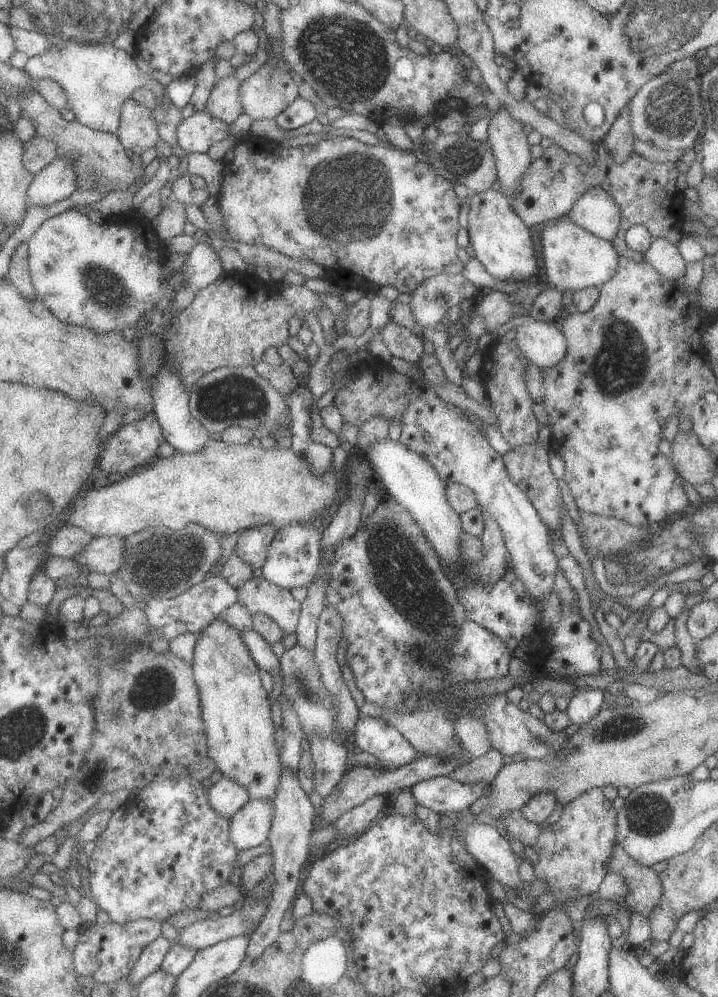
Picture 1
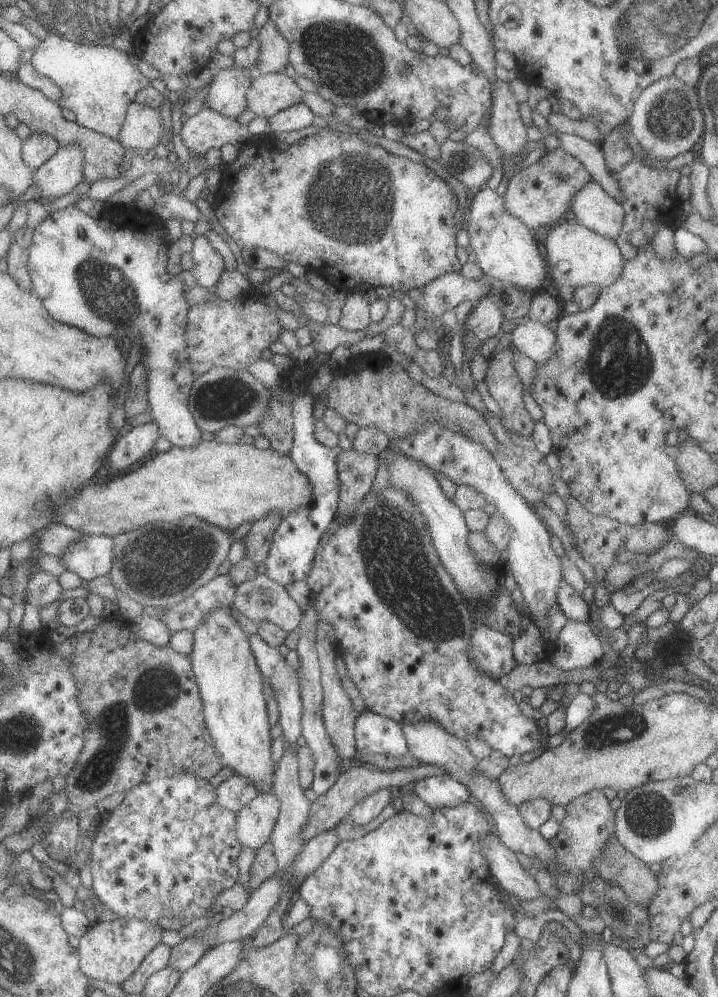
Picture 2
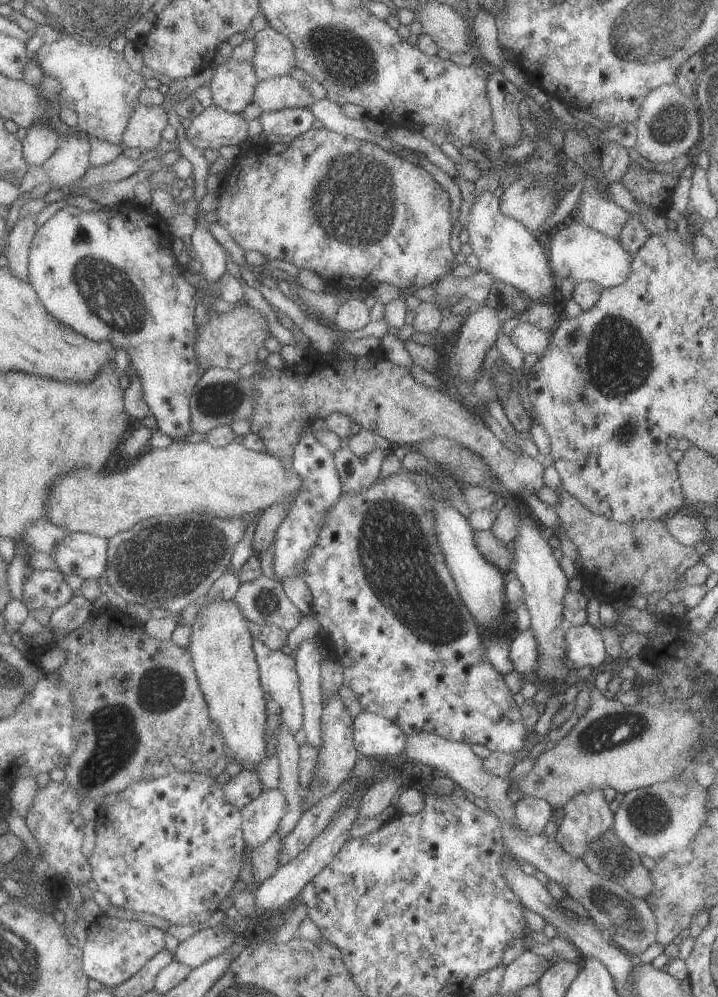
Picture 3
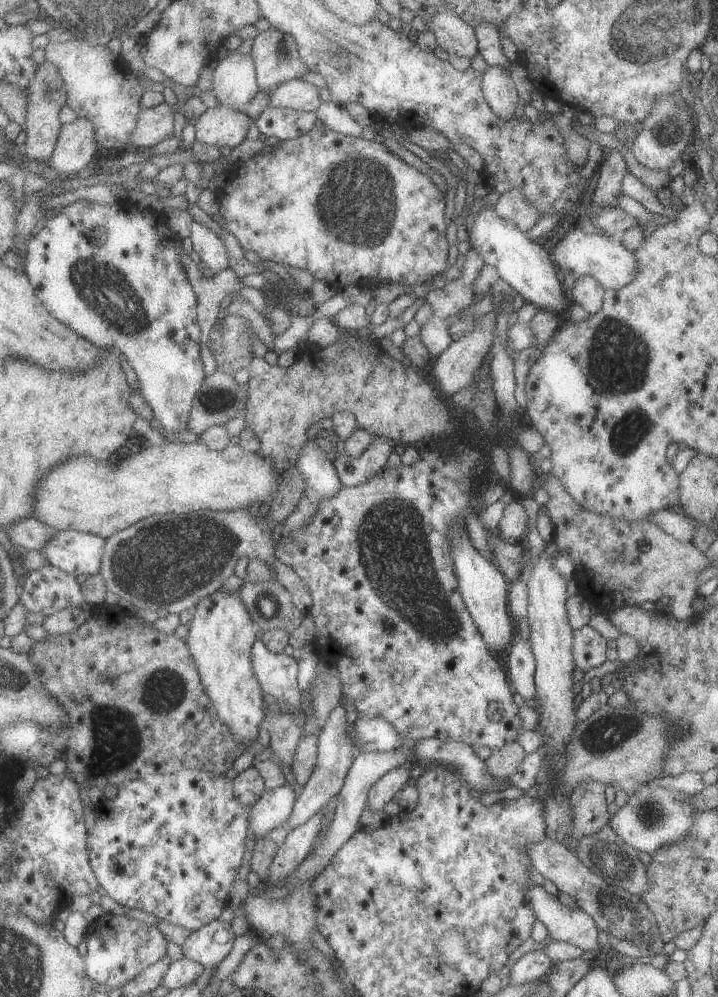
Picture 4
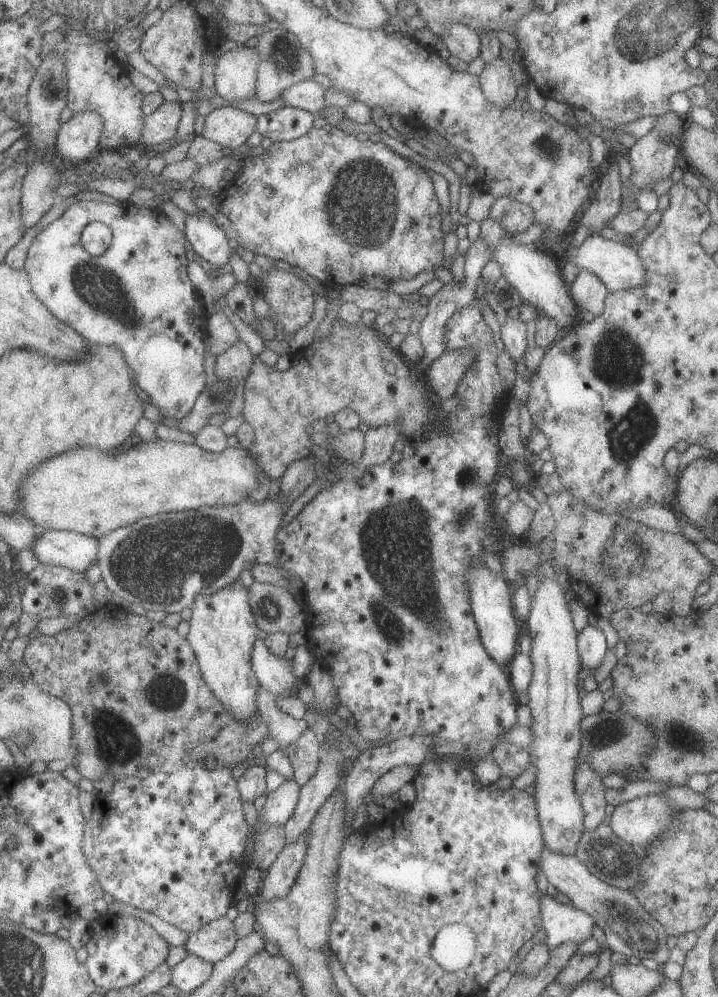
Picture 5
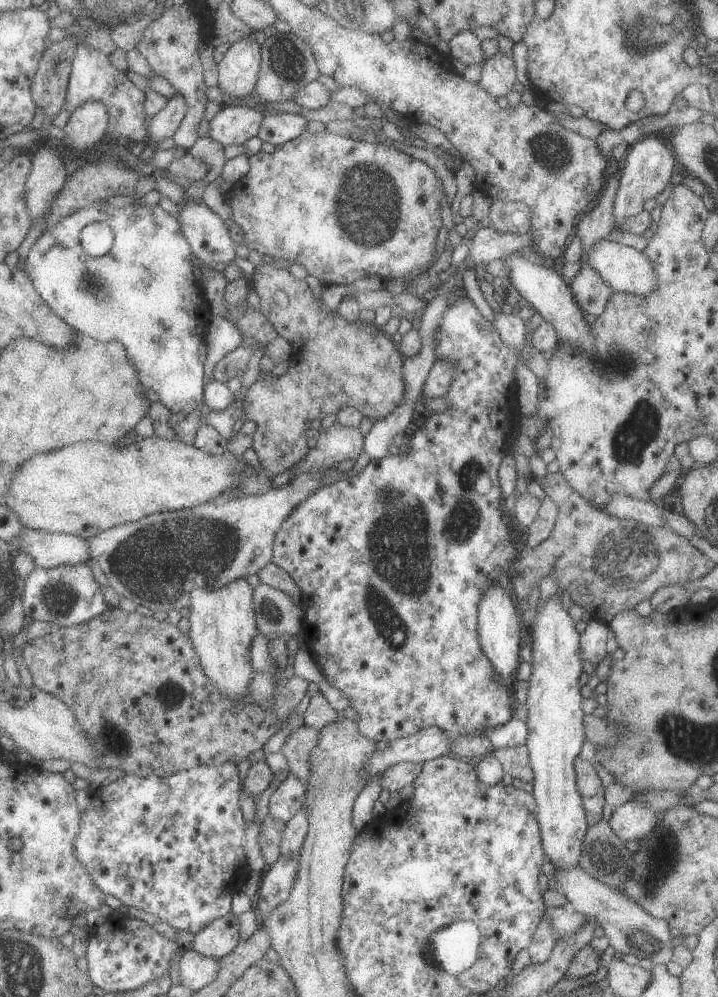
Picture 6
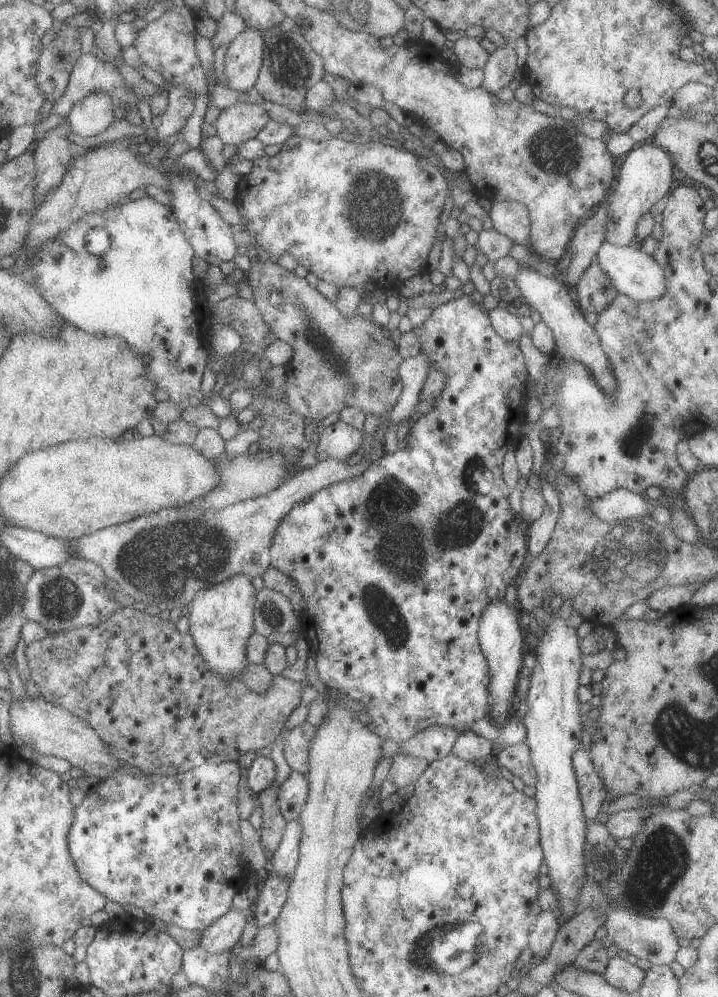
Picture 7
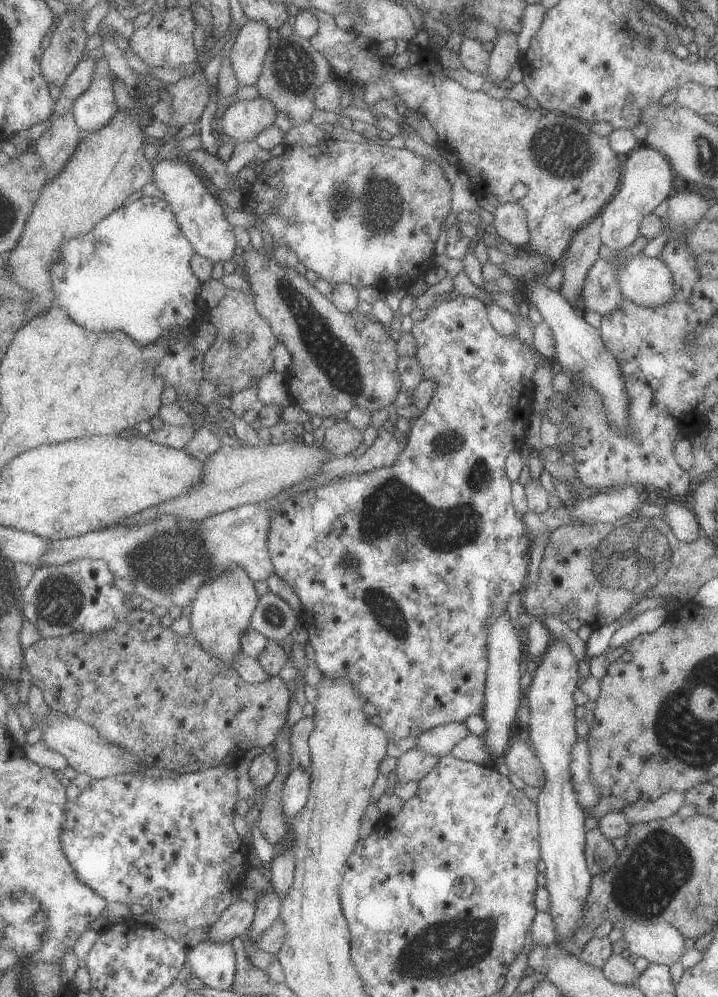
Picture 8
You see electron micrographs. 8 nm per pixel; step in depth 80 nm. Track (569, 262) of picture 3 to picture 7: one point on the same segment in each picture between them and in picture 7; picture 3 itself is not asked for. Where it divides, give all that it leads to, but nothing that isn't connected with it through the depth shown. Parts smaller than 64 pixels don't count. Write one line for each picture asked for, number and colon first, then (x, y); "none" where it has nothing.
4: (613, 266)
5: (618, 265)
6: (626, 270)
7: (639, 276)

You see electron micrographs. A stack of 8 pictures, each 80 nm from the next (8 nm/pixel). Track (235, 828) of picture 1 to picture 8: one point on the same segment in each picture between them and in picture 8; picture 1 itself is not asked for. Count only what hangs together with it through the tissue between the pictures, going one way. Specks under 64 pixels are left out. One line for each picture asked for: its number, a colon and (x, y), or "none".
2: (254, 822)
3: (260, 818)
4: (272, 809)
5: (279, 803)
6: (287, 798)
7: (292, 793)
8: (295, 790)

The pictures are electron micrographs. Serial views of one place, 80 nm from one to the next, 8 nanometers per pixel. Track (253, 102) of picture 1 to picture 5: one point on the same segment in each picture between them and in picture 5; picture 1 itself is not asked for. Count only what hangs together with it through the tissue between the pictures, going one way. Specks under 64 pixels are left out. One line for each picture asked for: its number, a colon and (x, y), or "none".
2: (268, 93)
3: (275, 93)
4: (299, 95)
5: (307, 95)

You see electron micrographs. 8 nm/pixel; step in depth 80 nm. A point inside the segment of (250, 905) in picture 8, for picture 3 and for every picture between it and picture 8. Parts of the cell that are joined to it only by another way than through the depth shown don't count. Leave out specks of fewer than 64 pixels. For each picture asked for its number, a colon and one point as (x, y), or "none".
3: (205, 943)
4: (208, 945)
5: (216, 939)
6: (215, 940)
7: (220, 935)

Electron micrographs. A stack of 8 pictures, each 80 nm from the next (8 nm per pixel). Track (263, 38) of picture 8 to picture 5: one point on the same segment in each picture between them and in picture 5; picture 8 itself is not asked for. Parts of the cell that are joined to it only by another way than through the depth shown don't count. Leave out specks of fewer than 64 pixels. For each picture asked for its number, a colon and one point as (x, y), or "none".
5: (235, 71)
6: (238, 69)
7: (243, 58)

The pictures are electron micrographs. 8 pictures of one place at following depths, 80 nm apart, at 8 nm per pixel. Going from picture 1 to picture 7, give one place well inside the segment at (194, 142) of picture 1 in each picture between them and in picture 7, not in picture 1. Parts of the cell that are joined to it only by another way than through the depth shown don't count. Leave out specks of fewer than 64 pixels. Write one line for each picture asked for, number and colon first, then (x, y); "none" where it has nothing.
2: (207, 129)
3: (214, 127)
4: (221, 126)
5: (226, 125)
6: (233, 124)
7: (237, 123)

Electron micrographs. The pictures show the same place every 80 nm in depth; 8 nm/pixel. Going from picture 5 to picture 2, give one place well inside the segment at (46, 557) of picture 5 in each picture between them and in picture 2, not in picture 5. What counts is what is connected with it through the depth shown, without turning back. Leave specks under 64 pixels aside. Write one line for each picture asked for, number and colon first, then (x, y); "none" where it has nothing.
2: (89, 556)
3: (81, 554)
4: (75, 552)

